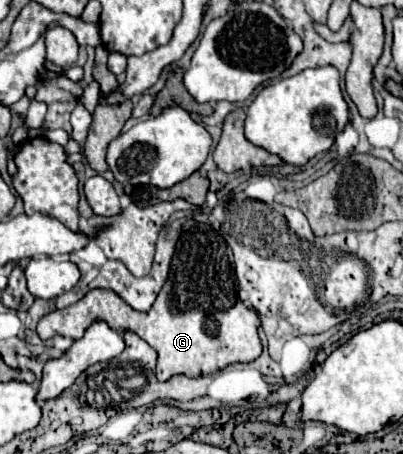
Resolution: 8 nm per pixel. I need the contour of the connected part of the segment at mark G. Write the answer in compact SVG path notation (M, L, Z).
M186 219L180 229L168 281L160 289L150 311L142 313L132 309L112 289L90 289L78 303L44 315L36 331L40 339L50 339L54 335L80 339L96 319L106 321L116 331L134 331L154 347L158 353L156 377L160 381L168 381L178 373L188 377L216 373L232 363L250 363L262 353L258 313L238 299L232 249L222 233L194 219Z

